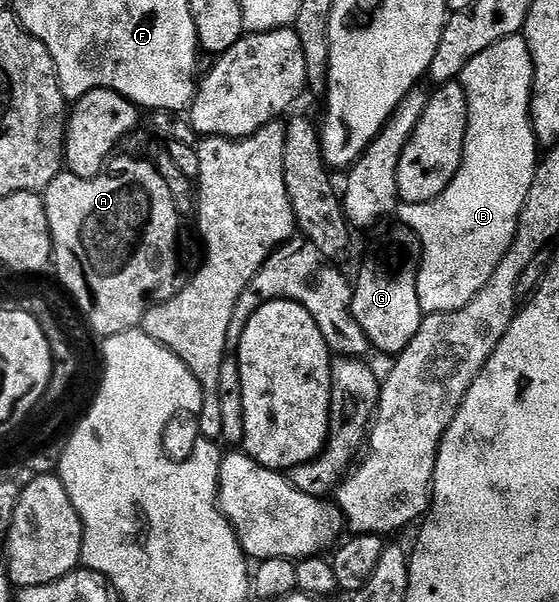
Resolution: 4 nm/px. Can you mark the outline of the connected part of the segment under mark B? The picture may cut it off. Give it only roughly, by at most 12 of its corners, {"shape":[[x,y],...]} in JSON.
{"shape":[[522,35],[473,55],[461,167],[403,203],[424,314],[505,259],[541,146]]}

